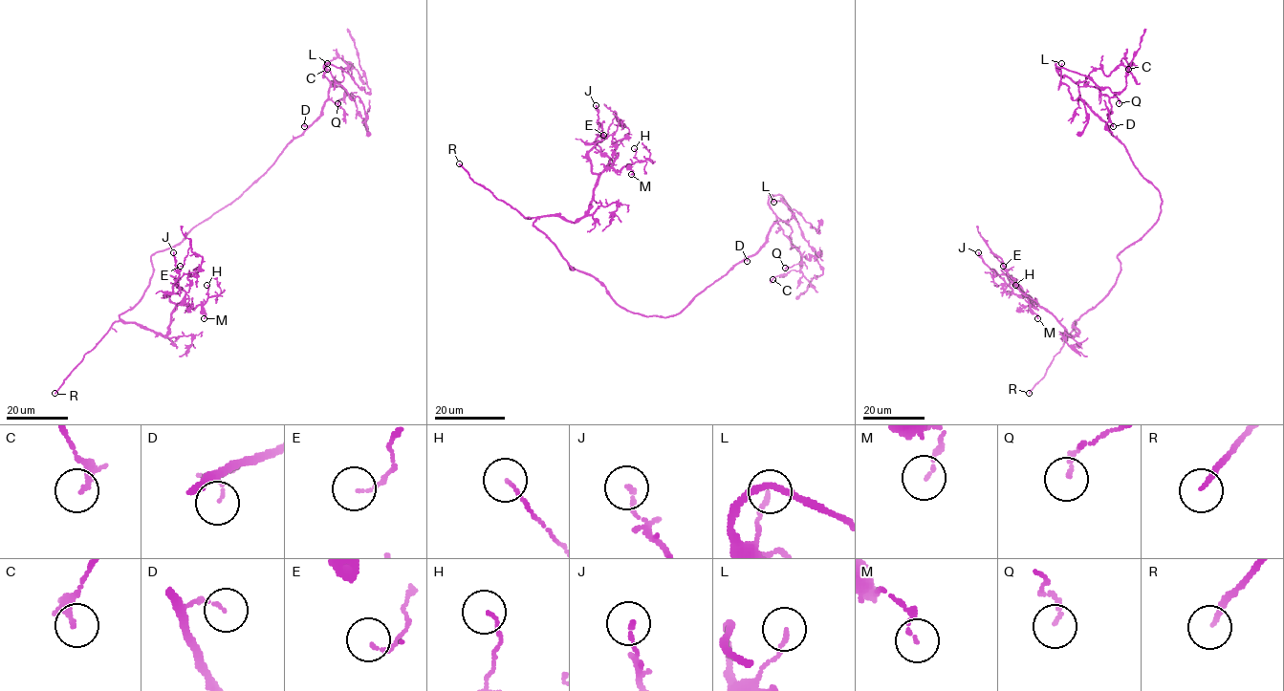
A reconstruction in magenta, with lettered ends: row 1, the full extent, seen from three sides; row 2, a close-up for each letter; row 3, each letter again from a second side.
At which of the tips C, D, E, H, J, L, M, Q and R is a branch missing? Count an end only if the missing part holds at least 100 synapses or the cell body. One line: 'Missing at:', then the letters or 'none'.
Missing at: R

